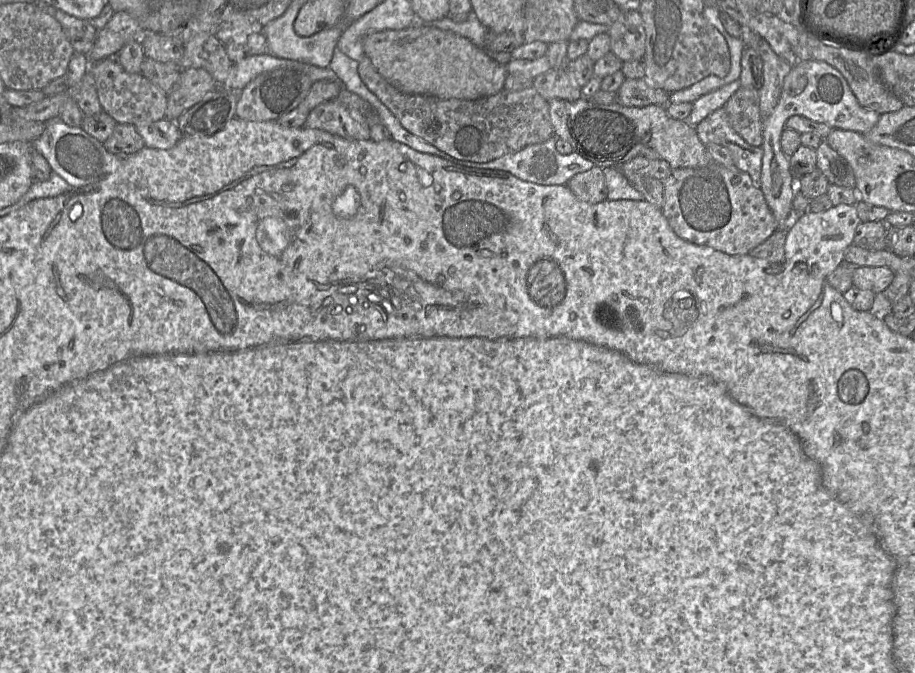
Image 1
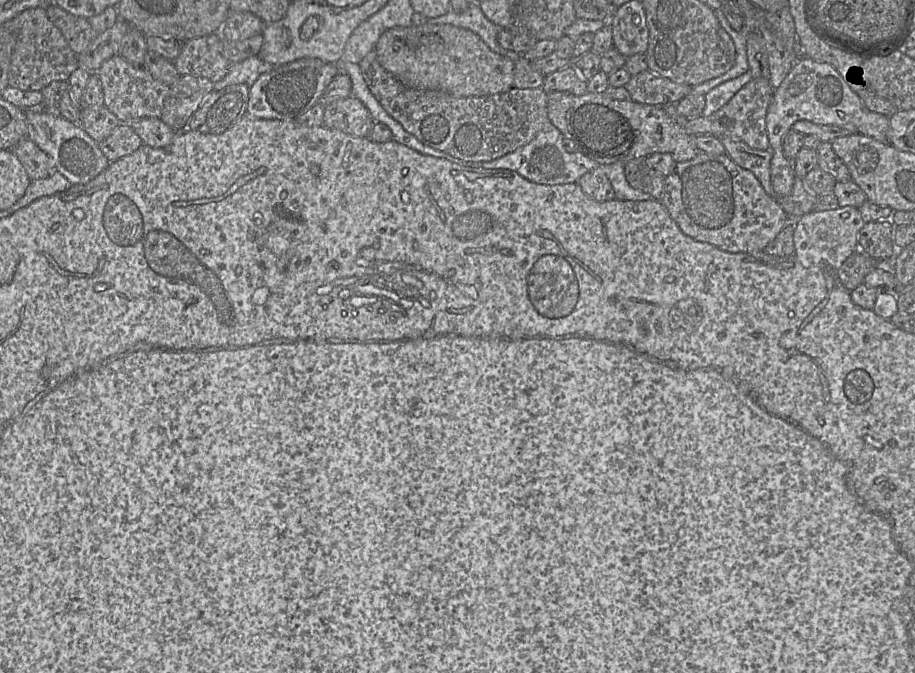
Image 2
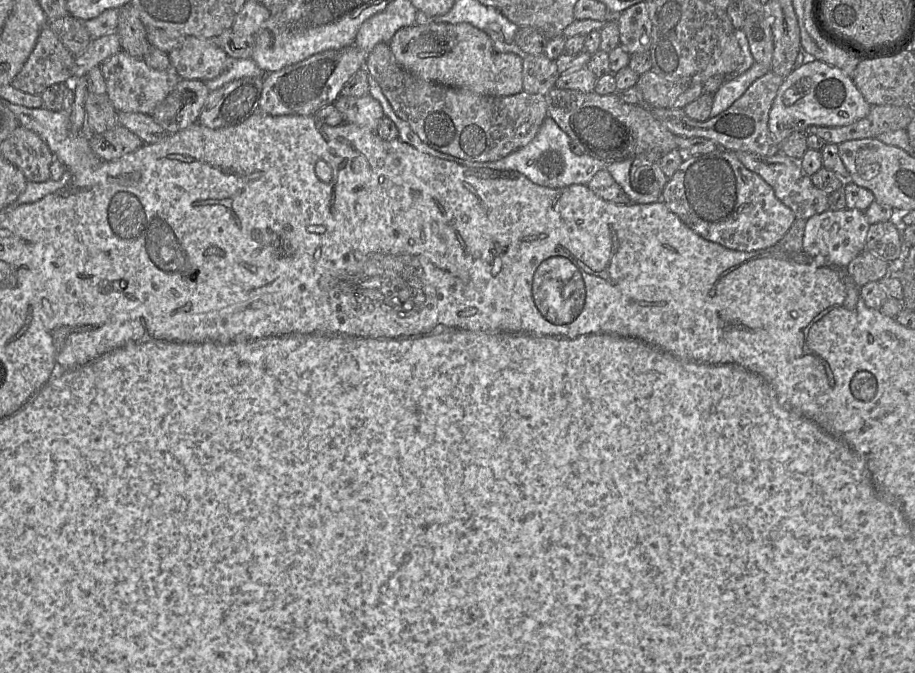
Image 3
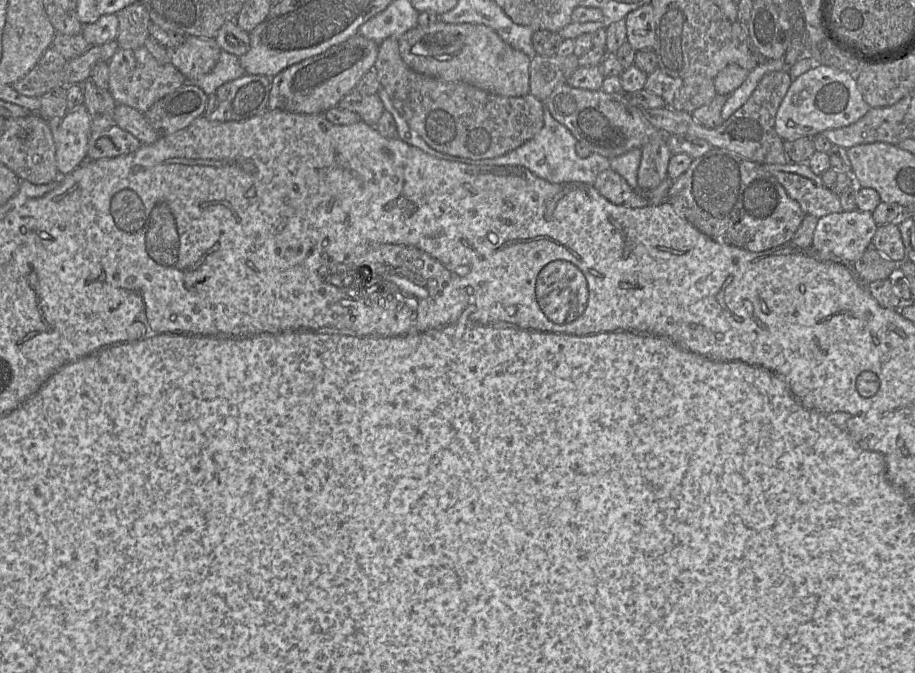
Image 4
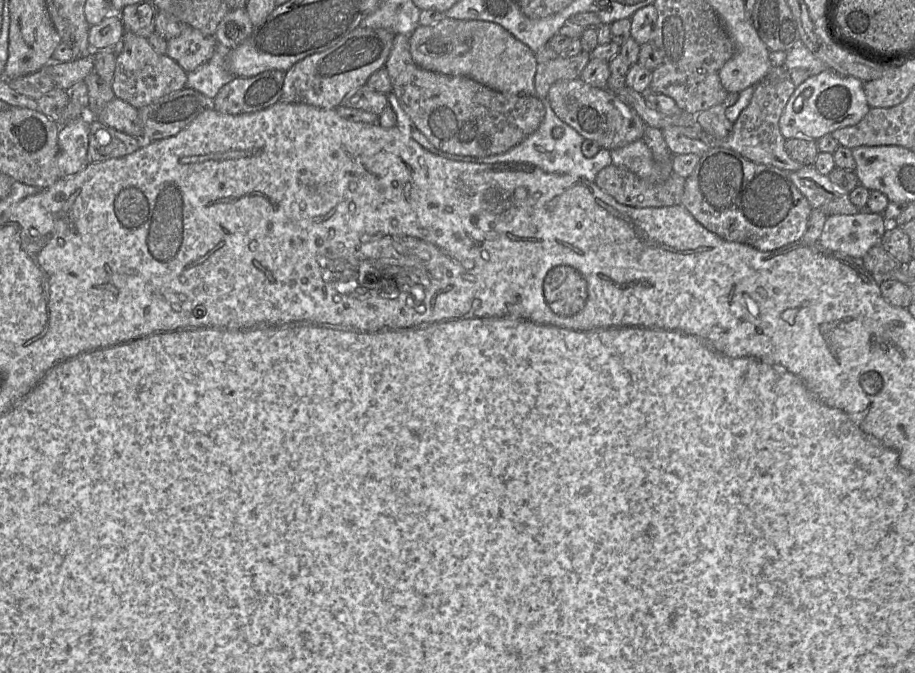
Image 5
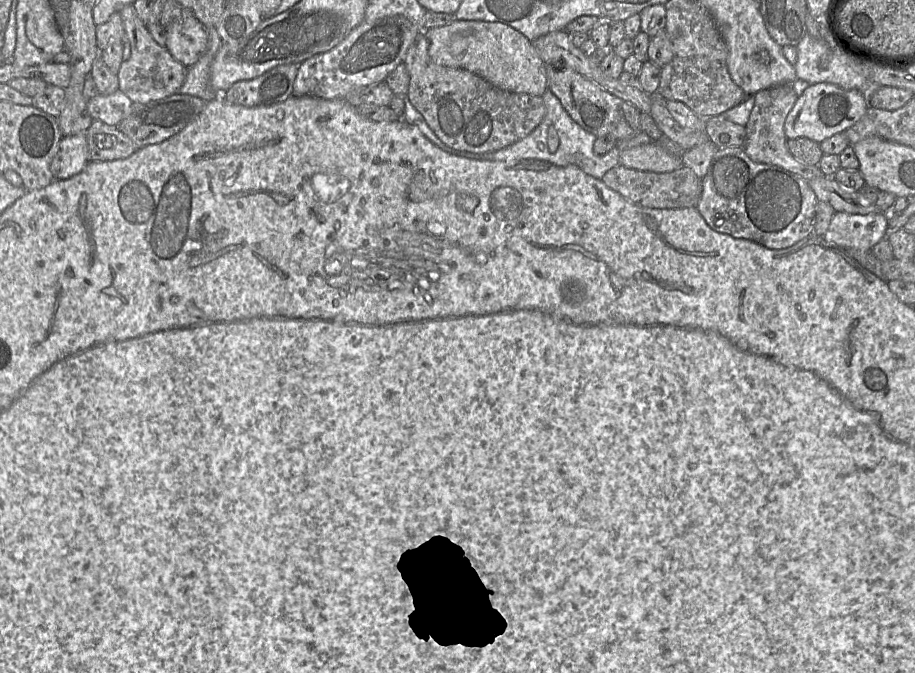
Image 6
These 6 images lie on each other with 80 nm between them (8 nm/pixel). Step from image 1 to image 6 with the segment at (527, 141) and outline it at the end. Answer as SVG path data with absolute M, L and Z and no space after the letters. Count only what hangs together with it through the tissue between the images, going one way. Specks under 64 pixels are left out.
M421 33L407 51L403 64L409 73L410 82L405 98L447 146L473 153L495 152L527 136L544 118L545 105L541 96L507 92L469 71L437 65L431 60L428 50L429 41Z

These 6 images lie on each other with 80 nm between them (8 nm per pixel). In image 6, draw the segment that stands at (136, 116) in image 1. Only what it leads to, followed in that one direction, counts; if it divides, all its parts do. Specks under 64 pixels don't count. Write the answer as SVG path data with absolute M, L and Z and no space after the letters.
M132 4L124 6L118 13L125 29L125 41L129 43L131 51L130 58L121 63L117 73L119 90L134 104L147 104L178 93L185 81L187 67L155 42Z

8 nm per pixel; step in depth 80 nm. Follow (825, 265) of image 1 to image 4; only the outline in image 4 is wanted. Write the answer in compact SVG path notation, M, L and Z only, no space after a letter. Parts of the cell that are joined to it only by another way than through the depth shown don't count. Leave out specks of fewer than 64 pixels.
M861 210L830 213L818 218L811 247L854 263L871 246L878 228L872 213Z

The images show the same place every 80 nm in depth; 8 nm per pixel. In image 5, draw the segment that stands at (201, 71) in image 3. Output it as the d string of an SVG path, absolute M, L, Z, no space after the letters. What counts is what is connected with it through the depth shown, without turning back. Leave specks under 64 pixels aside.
M188 28L180 36L168 41L166 55L189 73L206 63L216 47L217 41L213 36Z

